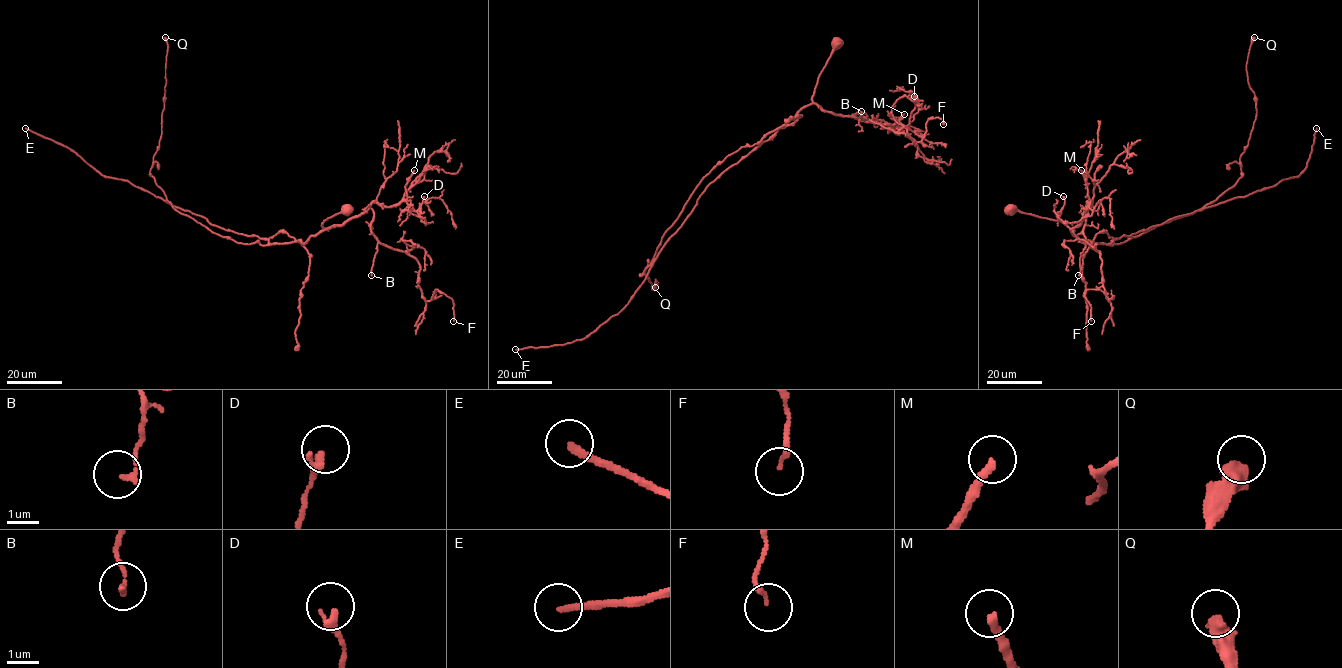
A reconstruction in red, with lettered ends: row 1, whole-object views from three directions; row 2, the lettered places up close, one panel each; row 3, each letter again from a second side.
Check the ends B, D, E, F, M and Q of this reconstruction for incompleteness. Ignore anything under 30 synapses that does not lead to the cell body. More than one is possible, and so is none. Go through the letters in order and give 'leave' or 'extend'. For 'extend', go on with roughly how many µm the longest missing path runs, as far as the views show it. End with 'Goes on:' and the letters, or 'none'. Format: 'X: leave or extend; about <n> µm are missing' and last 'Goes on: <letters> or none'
B: leave
D: leave
E: extend; about 140 µm are missing
F: leave
M: extend; about 45 µm are missing
Q: leave
Goes on: E, M

